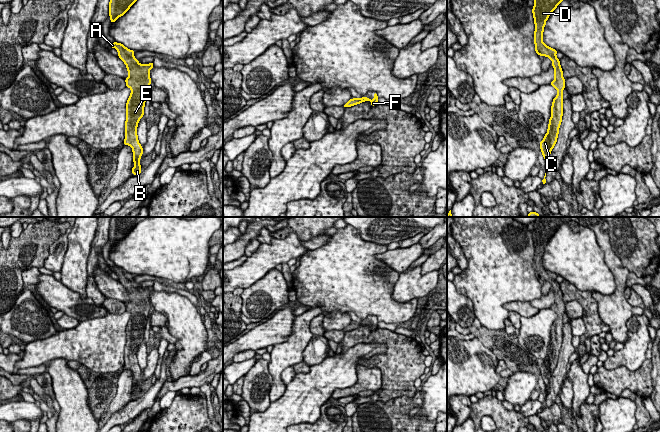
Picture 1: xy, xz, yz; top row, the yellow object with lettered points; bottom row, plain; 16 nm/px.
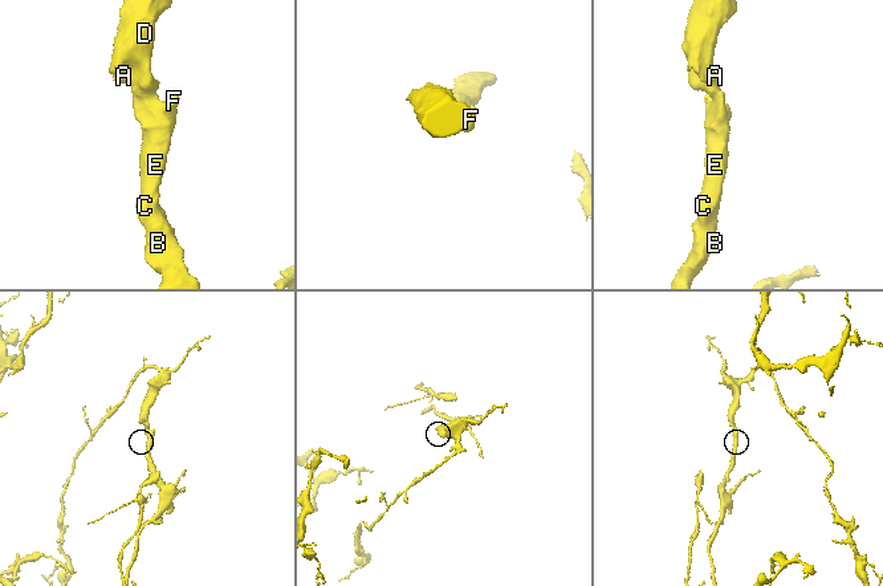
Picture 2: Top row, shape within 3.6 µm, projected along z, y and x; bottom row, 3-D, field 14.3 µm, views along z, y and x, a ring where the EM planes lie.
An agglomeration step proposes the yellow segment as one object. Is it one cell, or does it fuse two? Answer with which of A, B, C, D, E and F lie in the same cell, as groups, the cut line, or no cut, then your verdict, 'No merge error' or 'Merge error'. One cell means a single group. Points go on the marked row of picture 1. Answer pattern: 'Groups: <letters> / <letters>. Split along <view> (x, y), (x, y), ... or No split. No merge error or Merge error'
Groups: A B C D E F. No split. No merge error

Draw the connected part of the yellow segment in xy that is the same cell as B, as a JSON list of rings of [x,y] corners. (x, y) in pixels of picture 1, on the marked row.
[[[110,43],[110,48],[115,48],[118,57],[124,62],[128,71],[125,78],[126,87],[131,89],[126,103],[125,139],[124,145],[132,148],[133,163],[132,174],[138,175],[142,172],[140,158],[143,155],[143,147],[139,143],[137,127],[140,119],[144,116],[144,107],[151,84],[150,70],[154,67],[153,62],[140,64],[135,58],[134,50],[130,50],[121,43]]]

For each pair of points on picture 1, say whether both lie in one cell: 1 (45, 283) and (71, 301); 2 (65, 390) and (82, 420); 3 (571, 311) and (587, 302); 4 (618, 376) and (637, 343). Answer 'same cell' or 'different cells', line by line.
1: same cell
2: same cell
3: different cells
4: different cells

